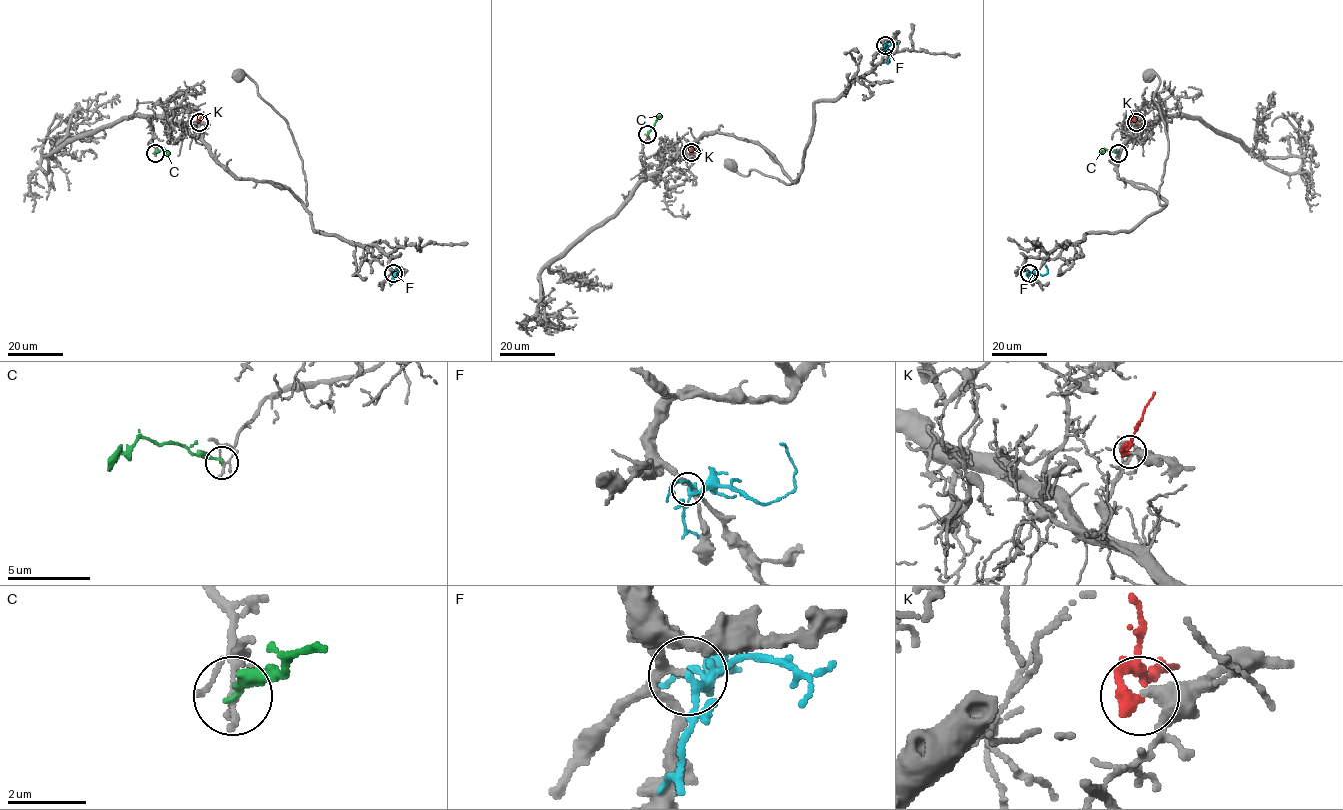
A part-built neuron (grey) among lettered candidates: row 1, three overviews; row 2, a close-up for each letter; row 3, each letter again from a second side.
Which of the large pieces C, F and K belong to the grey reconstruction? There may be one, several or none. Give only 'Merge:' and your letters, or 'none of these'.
Merge: K

